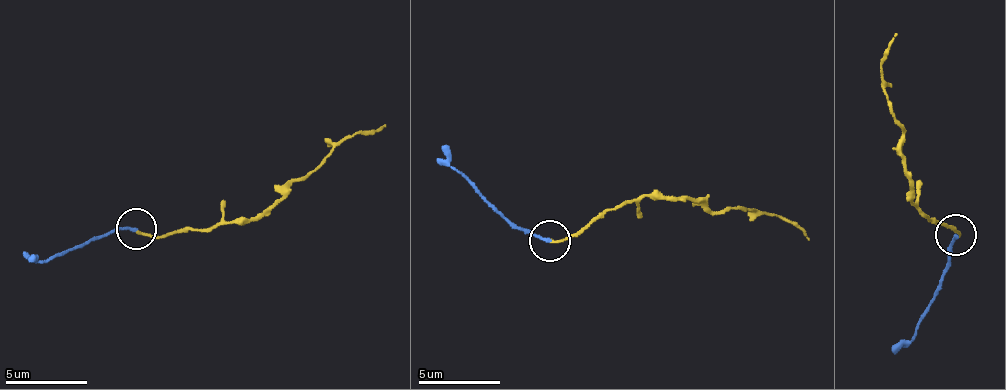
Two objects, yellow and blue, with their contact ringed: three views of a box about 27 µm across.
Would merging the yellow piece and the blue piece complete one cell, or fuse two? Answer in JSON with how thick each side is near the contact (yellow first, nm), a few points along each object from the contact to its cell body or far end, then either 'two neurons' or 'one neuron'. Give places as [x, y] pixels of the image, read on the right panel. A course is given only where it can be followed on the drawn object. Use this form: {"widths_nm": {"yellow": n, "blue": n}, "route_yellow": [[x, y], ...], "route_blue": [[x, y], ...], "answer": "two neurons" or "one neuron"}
{"widths_nm": {"yellow": 150, "blue": 190}, "route_yellow": [[957, 236], [959, 229], [927, 220], [911, 193], [900, 156], [903, 130], [883, 89], [884, 49], [896, 31]], "route_blue": [[957, 233], [951, 263], [937, 293], [907, 345], [891, 353]], "answer": "one neuron"}

